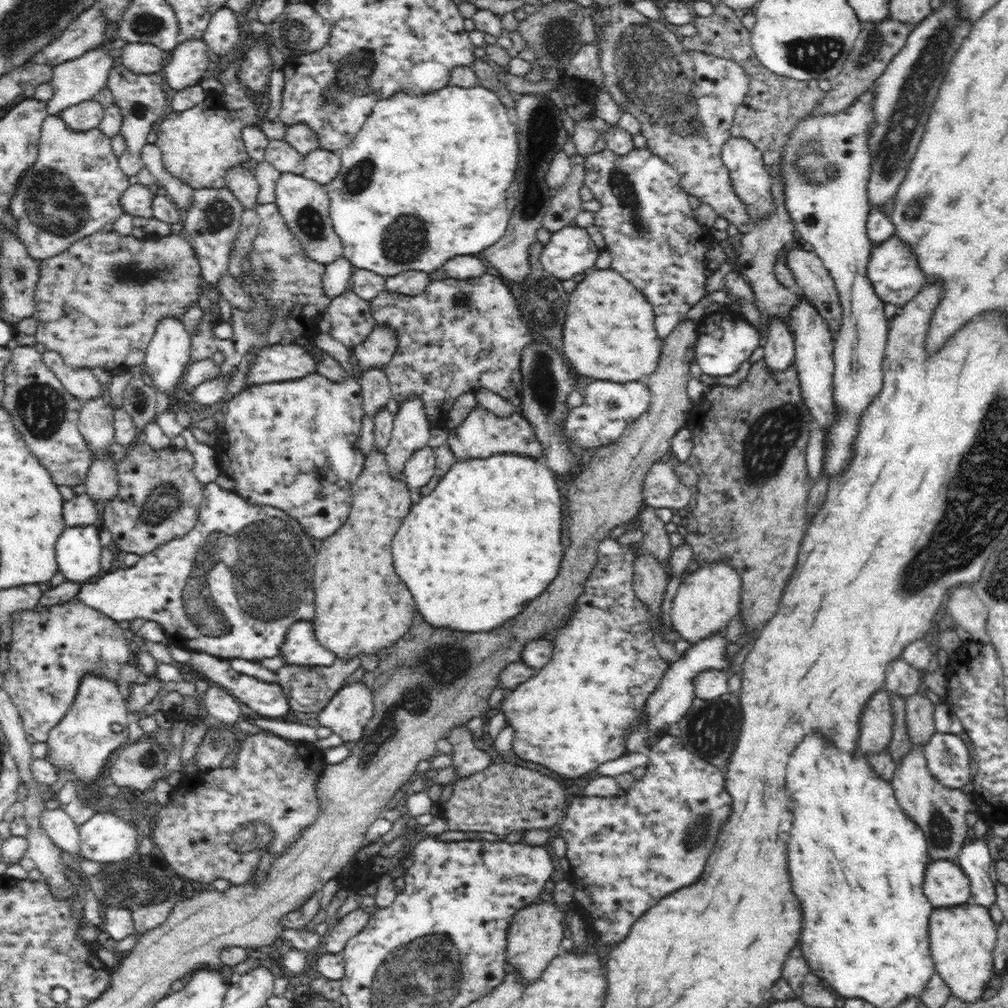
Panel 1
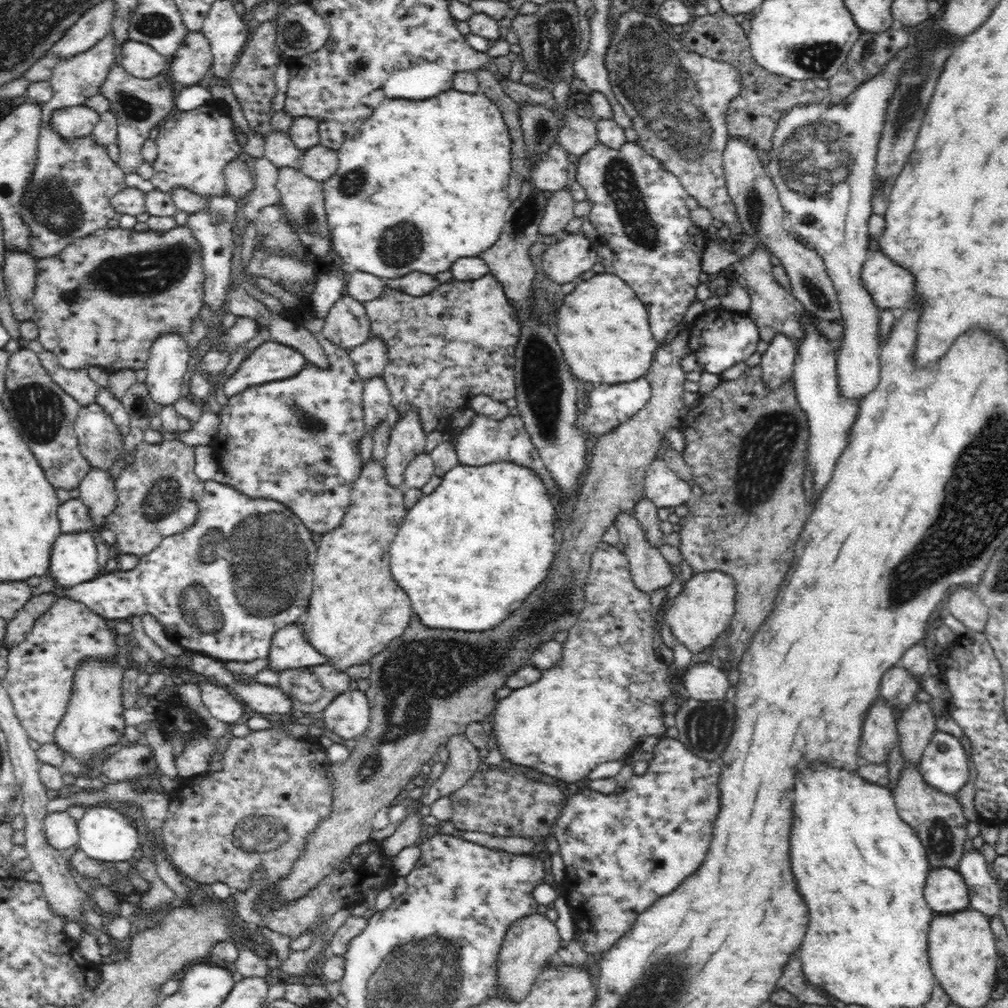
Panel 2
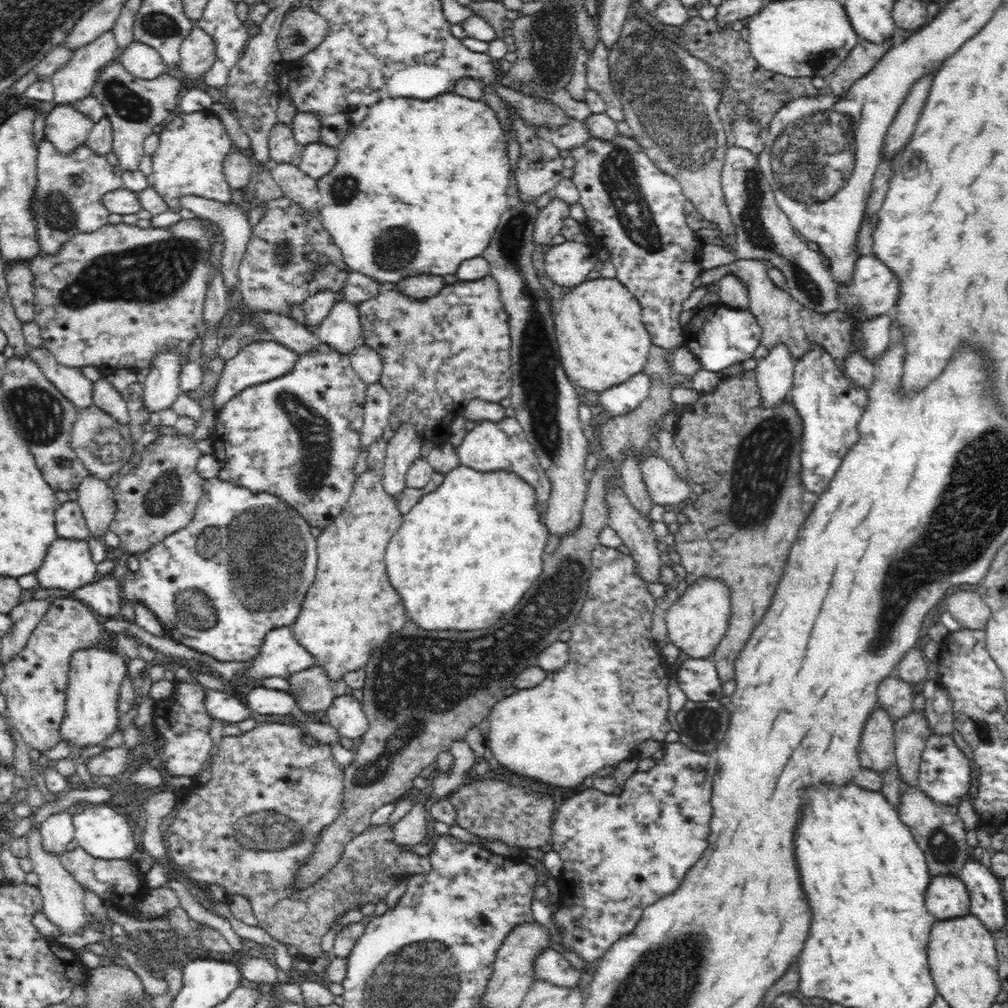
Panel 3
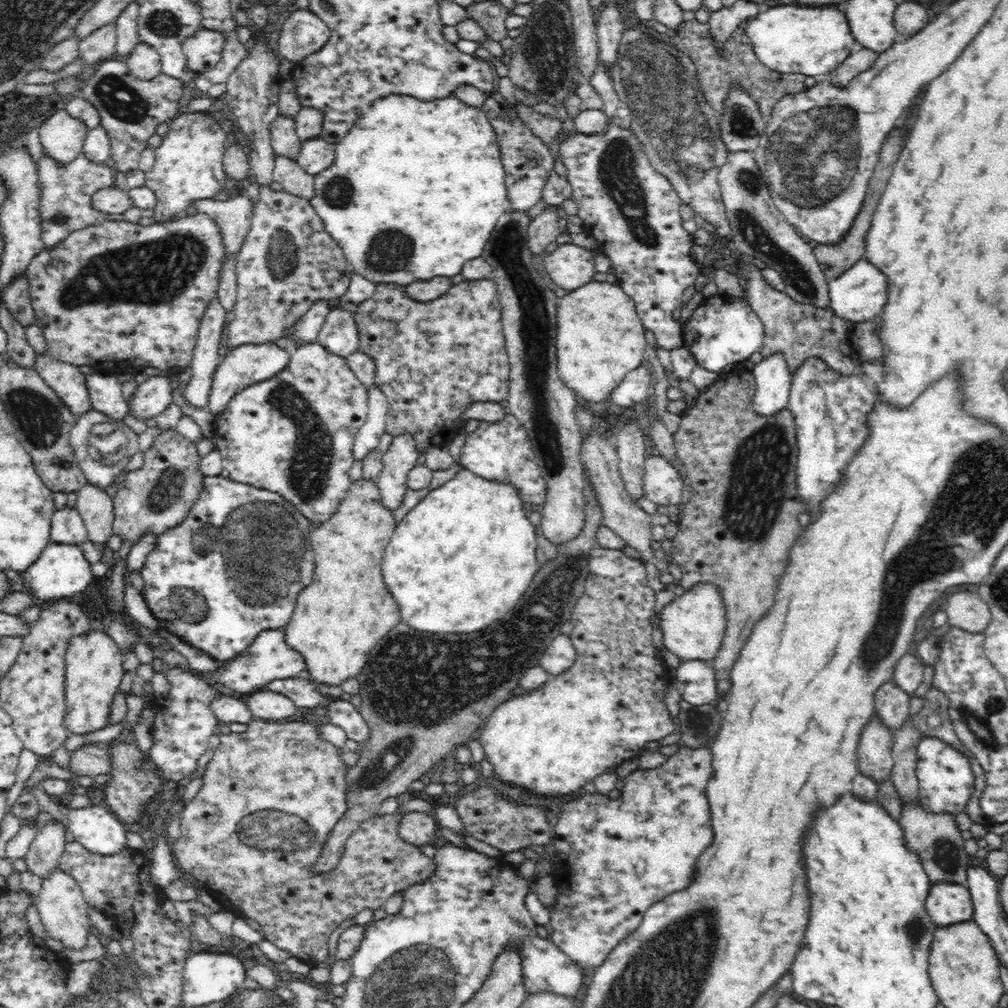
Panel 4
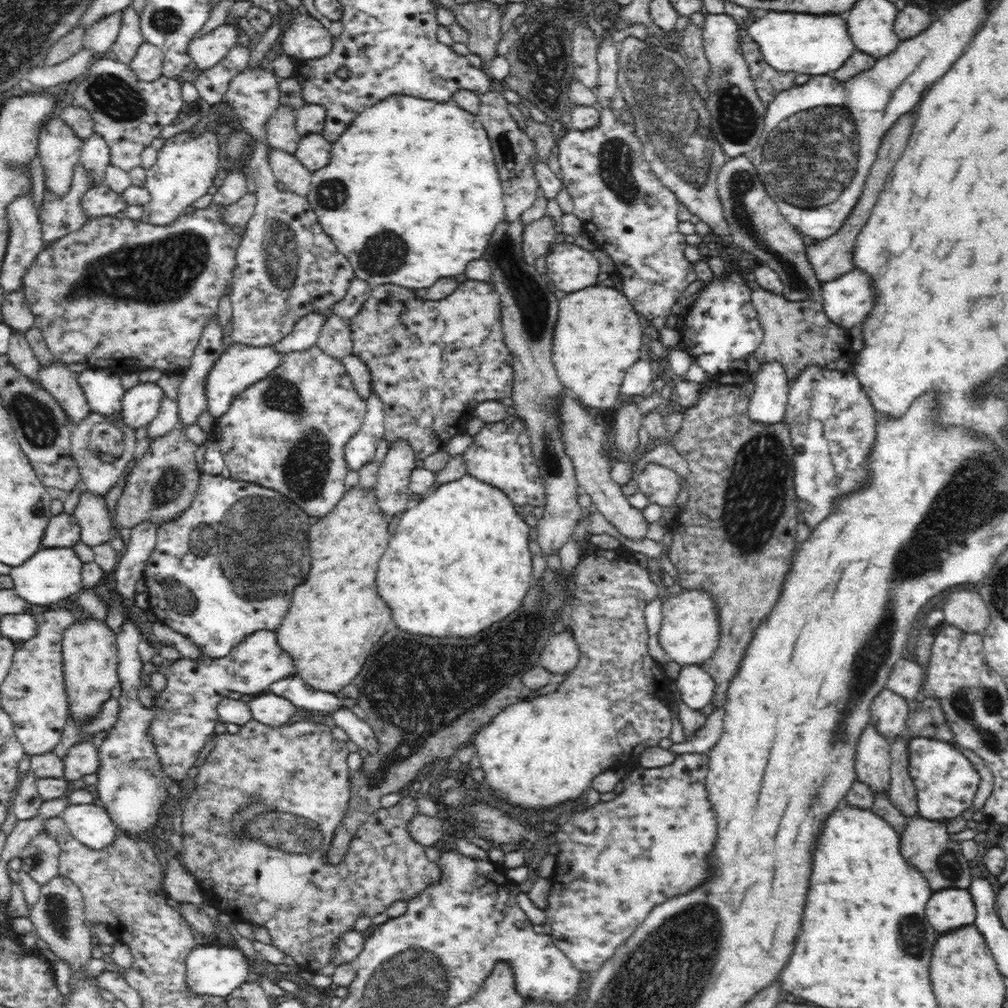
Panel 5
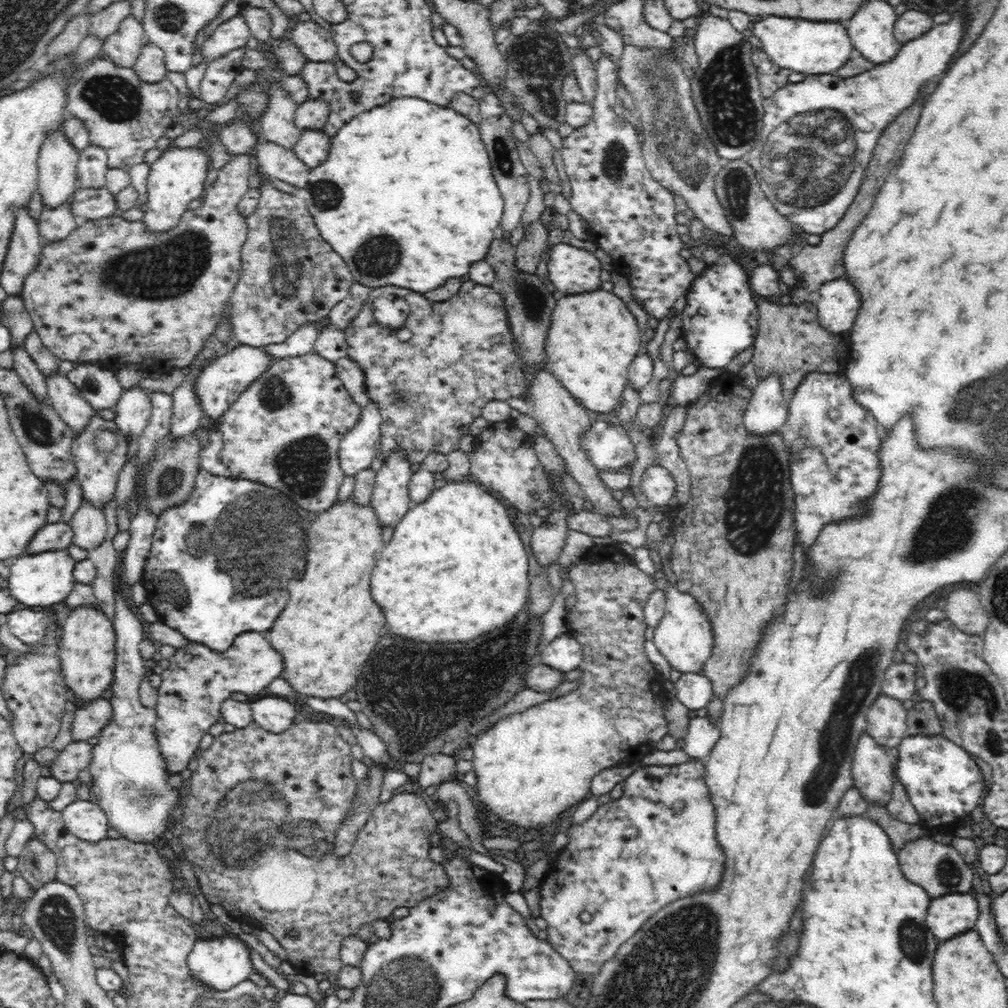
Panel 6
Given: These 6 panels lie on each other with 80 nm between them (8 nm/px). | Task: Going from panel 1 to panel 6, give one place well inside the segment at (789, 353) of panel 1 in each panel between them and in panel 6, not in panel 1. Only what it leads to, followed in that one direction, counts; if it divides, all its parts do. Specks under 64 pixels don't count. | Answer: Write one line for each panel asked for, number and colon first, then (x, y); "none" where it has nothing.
2: (777, 362)
3: (774, 373)
4: (772, 377)
5: (768, 402)
6: (766, 412)

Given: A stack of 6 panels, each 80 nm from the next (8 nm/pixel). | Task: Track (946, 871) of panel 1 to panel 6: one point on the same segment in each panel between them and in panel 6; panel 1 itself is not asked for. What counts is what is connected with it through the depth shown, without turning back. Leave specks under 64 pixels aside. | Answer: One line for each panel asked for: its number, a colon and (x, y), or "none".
2: (945, 891)
3: (946, 897)
4: (947, 904)
5: (946, 910)
6: (954, 913)

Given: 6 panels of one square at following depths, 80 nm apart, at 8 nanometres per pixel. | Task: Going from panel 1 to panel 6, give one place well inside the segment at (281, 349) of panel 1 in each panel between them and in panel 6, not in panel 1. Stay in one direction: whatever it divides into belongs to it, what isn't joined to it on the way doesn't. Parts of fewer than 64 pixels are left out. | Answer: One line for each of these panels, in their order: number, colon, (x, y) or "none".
2: (271, 361)
3: (259, 362)
4: (248, 364)
5: (240, 366)
6: (220, 383)

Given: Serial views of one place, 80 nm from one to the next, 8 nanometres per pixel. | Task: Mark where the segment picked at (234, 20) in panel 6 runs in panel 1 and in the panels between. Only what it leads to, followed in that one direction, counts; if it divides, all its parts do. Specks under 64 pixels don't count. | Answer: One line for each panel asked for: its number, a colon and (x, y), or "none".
1: (189, 62)
2: (193, 59)
3: (198, 52)
4: (203, 50)
5: (207, 50)

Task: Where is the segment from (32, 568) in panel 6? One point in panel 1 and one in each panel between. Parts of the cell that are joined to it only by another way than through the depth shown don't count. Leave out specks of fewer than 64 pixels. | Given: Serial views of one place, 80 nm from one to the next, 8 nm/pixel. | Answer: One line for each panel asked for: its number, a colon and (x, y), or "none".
1: (77, 550)
2: (73, 561)
3: (67, 565)
4: (61, 572)
5: (51, 574)

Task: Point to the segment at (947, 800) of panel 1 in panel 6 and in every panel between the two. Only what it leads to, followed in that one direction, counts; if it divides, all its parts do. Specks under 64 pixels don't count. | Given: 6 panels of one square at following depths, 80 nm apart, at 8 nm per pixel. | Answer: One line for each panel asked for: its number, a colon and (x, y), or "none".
2: (939, 823)
3: (937, 829)
4: (933, 836)
5: (925, 845)
6: (938, 868)

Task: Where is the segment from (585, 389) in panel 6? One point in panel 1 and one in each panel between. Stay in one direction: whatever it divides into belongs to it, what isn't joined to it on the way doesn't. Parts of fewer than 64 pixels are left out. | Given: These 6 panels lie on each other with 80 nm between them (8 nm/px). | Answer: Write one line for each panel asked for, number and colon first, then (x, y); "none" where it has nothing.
1: (608, 335)
2: (604, 331)
3: (603, 341)
4: (600, 339)
5: (598, 335)

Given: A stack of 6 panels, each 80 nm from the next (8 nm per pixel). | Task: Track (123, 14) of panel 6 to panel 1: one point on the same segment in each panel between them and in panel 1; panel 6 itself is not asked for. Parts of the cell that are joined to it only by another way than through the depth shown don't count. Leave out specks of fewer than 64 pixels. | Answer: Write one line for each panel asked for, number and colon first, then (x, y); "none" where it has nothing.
1: (75, 81)
2: (74, 80)
3: (75, 81)
4: (100, 45)
5: (100, 35)

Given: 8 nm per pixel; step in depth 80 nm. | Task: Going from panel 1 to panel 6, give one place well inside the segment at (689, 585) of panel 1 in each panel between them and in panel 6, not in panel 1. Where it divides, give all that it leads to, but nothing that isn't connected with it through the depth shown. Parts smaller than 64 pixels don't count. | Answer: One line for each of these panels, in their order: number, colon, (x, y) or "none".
2: (704, 608)
3: (696, 622)
4: (693, 624)
5: (689, 634)
6: (684, 637)

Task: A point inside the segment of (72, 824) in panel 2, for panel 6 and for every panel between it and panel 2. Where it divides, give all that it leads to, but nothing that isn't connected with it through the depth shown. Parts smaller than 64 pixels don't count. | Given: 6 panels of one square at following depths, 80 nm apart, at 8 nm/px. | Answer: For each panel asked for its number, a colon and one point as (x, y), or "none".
3: (57, 830)
4: (42, 858)
5: (40, 859)
6: (37, 864)

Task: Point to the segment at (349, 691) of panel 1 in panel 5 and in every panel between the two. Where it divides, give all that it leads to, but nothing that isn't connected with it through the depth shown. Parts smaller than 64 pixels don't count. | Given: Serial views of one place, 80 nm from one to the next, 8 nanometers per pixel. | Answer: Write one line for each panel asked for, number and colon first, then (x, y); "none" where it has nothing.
2: (347, 716)
3: (345, 714)
4: (343, 714)
5: (359, 731)

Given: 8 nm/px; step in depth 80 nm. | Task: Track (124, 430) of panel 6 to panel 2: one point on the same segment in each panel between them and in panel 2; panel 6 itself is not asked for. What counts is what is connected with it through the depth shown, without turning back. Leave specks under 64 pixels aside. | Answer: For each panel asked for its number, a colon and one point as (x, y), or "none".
2: (169, 358)
3: (162, 385)
4: (152, 397)
5: (139, 405)

